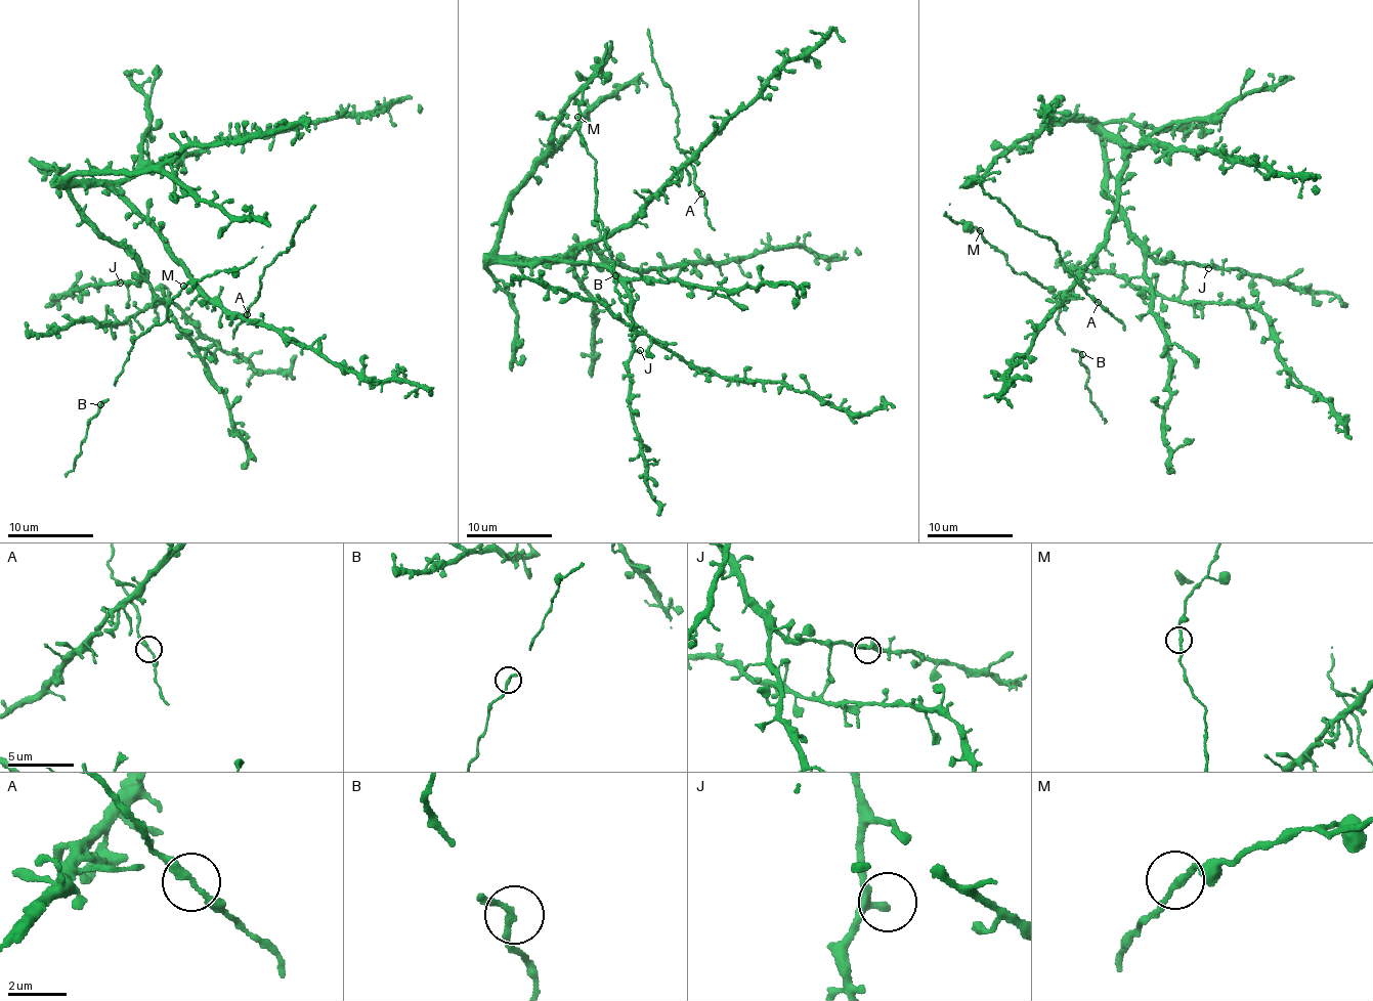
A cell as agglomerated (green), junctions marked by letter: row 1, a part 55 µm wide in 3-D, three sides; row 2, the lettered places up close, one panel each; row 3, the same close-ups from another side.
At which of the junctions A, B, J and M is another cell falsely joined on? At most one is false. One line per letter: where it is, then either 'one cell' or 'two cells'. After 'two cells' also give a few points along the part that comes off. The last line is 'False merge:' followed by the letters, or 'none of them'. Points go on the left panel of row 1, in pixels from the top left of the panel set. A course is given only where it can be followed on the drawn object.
A: (247, 314) | one cell
B: (100, 404) | one cell
J: (120, 283) | one cell
M: (183, 286) | one cell
False merge: none of them

